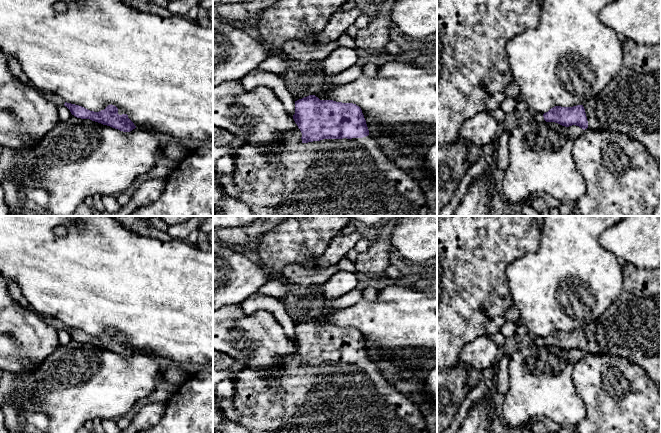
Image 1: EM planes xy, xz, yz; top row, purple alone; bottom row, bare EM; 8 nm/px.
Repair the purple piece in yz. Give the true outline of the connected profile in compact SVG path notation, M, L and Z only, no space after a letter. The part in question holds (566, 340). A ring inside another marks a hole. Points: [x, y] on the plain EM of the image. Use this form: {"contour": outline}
{"contour": "M626 263L623 267L623 290L620 296L595 321L573 331L555 330L548 336L537 337L533 344L555 346L562 350L579 350L583 354L607 354L619 356L641 366L651 380L661 387L661 267L653 270L637 267Z"}

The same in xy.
{"contour": "M65 326L64 330L77 342L90 343L123 356L130 356L136 352L134 347L128 342L128 339L119 339L118 332L112 328L99 336L90 335L82 330L67 326Z"}

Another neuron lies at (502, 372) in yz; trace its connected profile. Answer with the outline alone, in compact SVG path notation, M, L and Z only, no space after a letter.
M504 349L501 358L497 361L497 369L495 375L495 394L498 398L503 397L509 389L509 361L510 353L508 349Z

